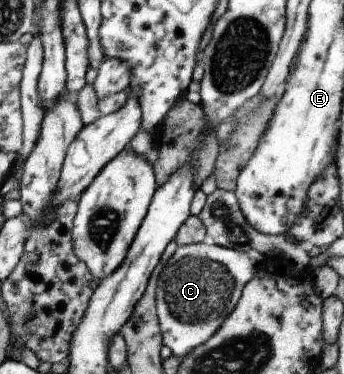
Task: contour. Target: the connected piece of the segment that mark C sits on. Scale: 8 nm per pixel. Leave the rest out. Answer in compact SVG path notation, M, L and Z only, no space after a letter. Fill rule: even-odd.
M210 241L178 246L163 268L157 294L164 345L171 349L173 355L180 358L188 356L191 350L208 342L219 331L265 259L266 254L255 250L237 251Z

